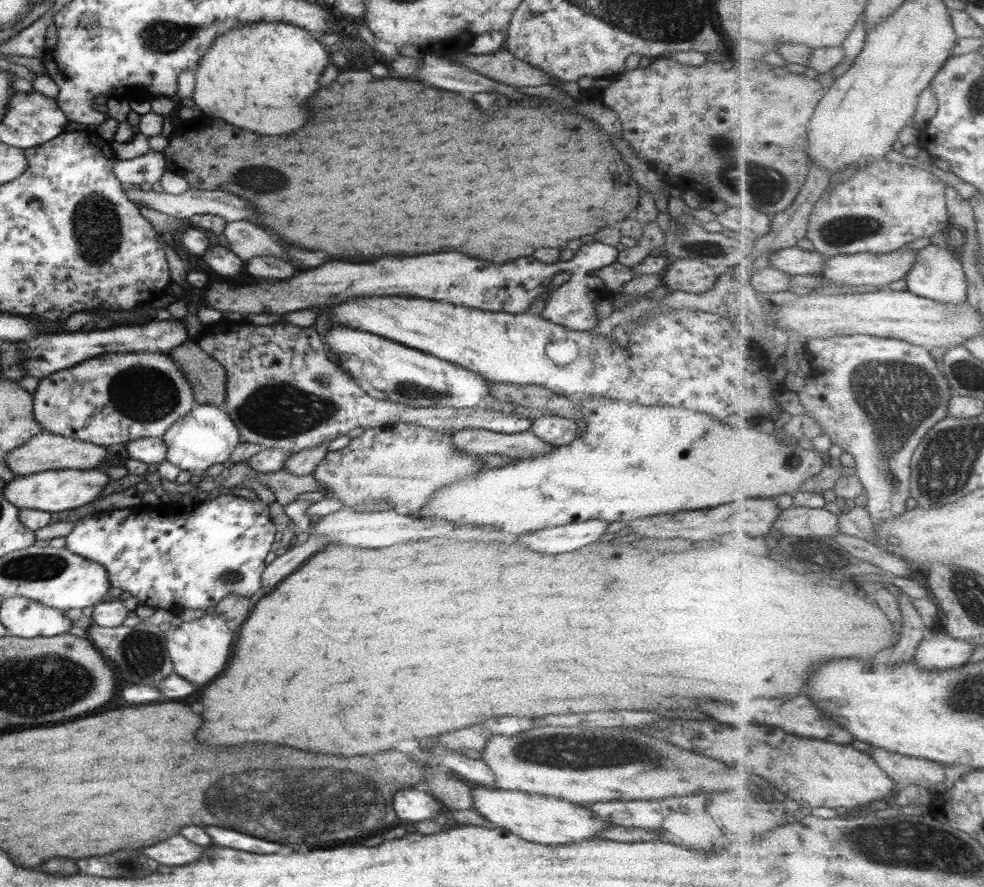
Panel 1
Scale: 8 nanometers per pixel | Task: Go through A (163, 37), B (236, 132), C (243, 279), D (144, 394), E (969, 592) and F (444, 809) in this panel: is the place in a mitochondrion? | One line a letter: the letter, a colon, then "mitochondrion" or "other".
A: mitochondrion
B: other
C: other
D: mitochondrion
E: mitochondrion
F: other

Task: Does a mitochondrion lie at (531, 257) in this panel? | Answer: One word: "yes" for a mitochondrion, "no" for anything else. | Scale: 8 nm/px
no

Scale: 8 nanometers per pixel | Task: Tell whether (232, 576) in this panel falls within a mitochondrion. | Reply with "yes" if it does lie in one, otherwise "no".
yes

